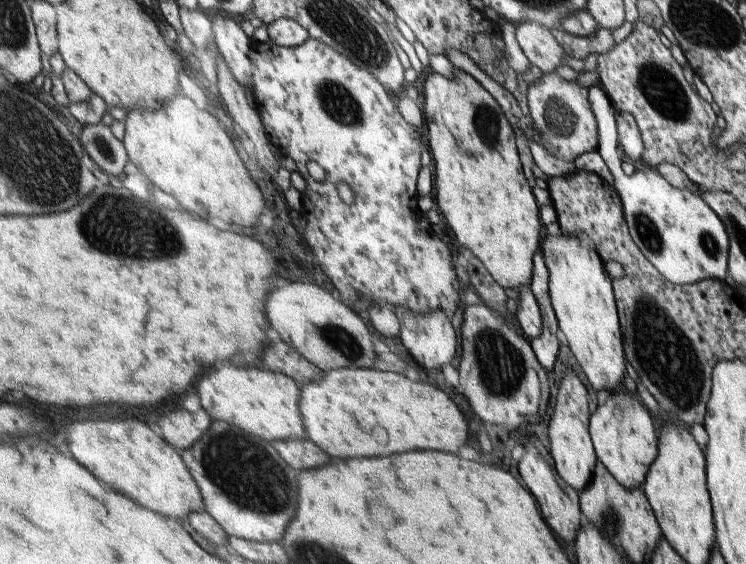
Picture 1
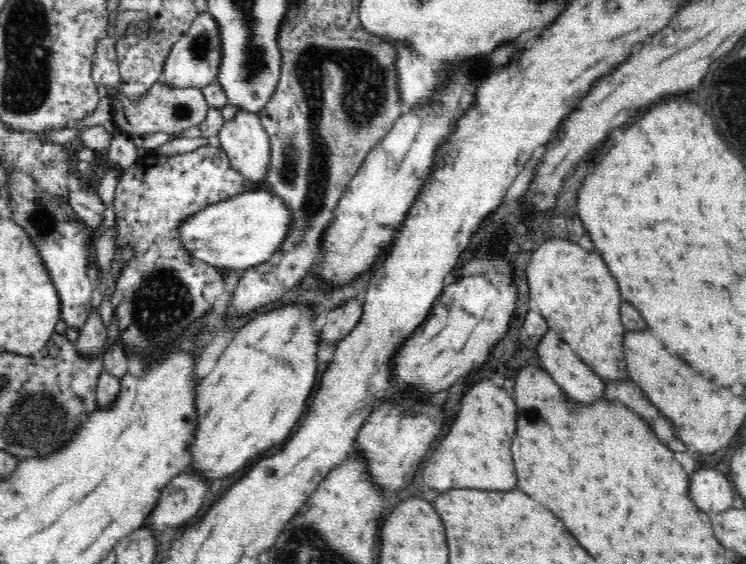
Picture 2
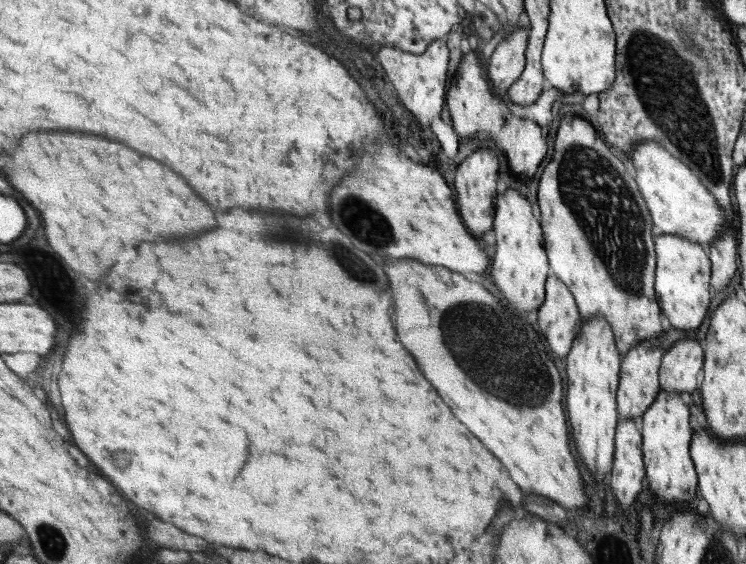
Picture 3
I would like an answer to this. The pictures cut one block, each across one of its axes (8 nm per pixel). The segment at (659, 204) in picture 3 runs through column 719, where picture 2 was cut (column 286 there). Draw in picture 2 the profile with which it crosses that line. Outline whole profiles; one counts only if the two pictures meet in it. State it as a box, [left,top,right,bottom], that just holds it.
[180,186,292,271]

